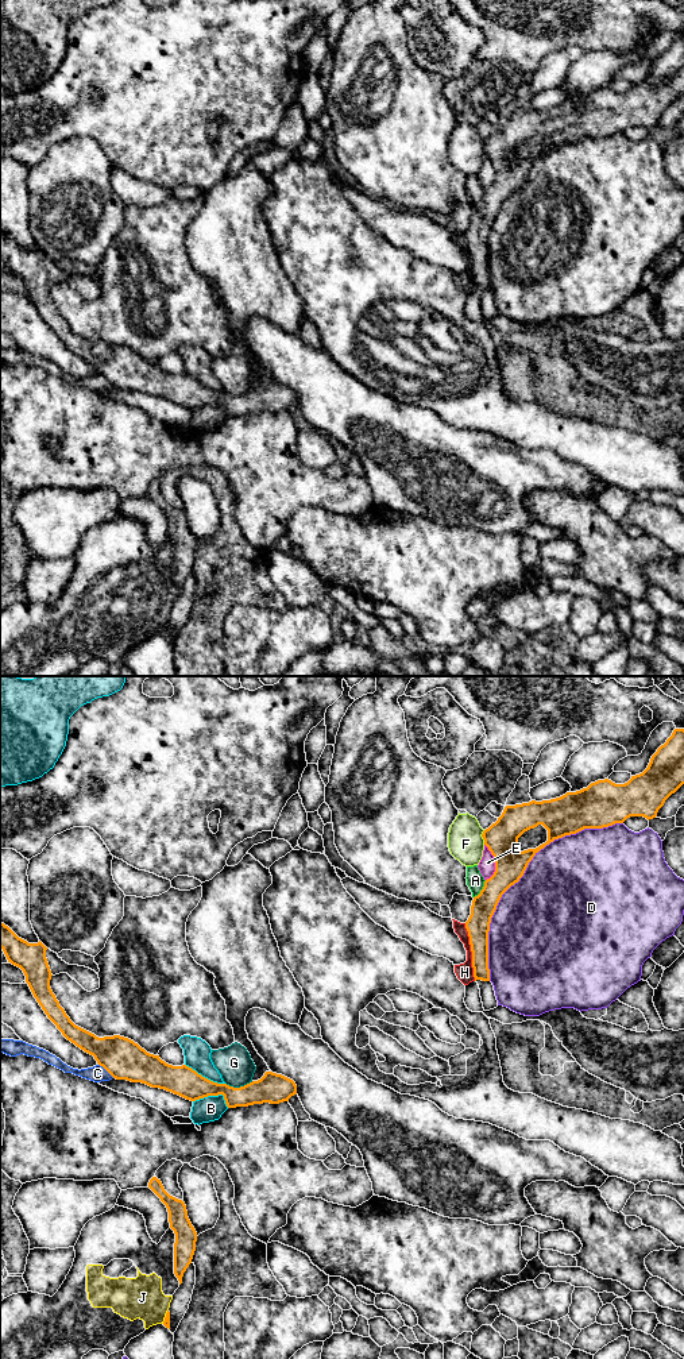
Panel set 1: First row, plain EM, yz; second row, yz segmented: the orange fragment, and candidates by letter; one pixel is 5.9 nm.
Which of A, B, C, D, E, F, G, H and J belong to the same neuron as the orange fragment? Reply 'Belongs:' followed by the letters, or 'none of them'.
Belongs: H

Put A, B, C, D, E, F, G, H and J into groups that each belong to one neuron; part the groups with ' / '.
A / B / C / D / E / F / G / H / J

